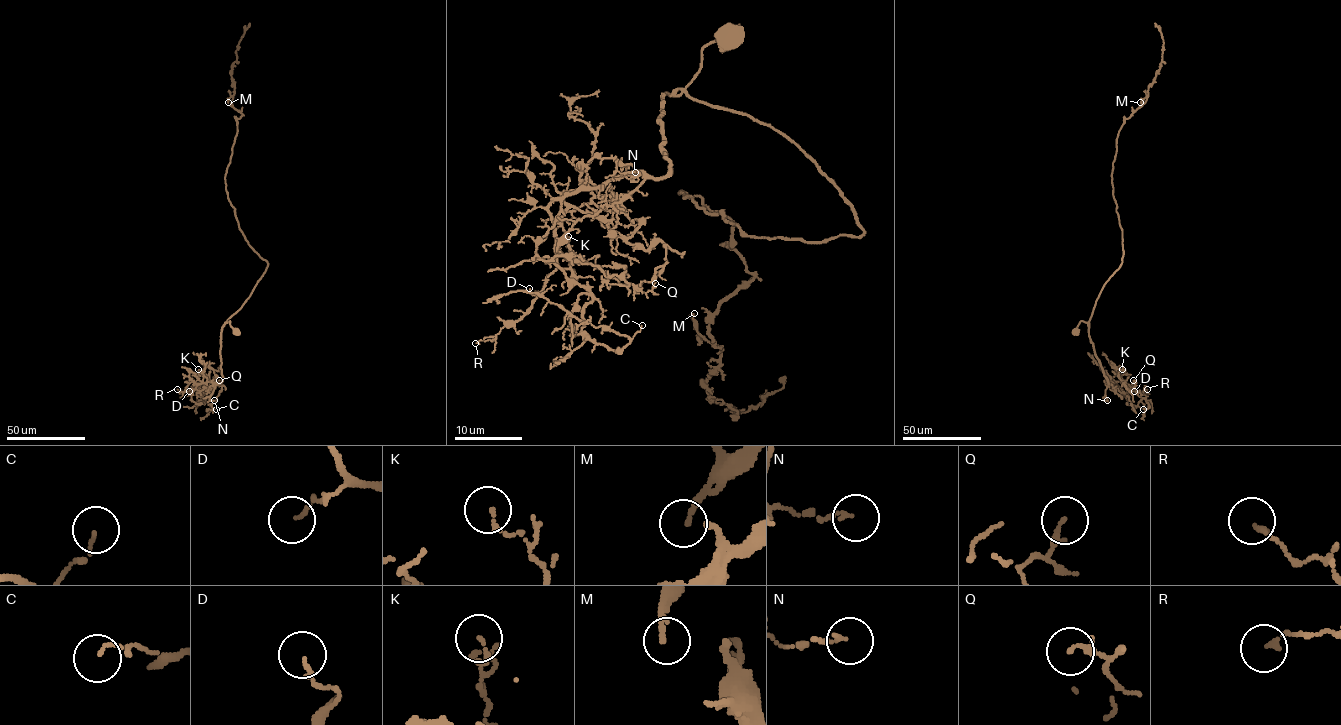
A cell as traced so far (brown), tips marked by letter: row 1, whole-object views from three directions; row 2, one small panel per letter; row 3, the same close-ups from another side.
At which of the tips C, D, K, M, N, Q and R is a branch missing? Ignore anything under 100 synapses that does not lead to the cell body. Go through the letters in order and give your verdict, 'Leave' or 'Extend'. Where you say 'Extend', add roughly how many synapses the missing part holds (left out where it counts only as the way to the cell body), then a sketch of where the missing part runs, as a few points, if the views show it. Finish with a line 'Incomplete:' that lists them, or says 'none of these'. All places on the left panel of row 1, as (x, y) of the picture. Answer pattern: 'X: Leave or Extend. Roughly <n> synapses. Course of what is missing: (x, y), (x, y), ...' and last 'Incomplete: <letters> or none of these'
C: Leave
D: Leave
K: Leave
M: Leave
N: Leave
Q: Leave
R: Leave
Incomplete: none of these

